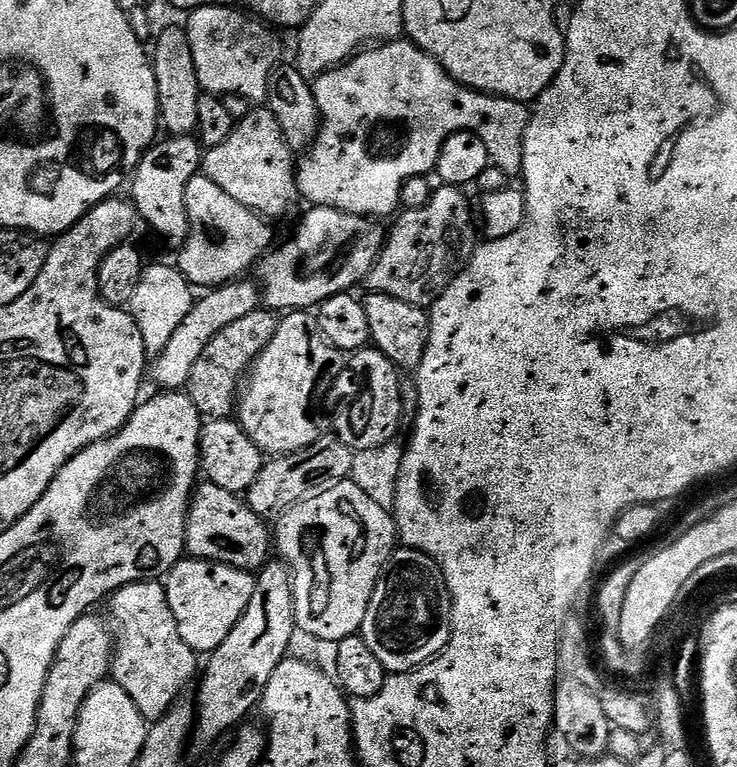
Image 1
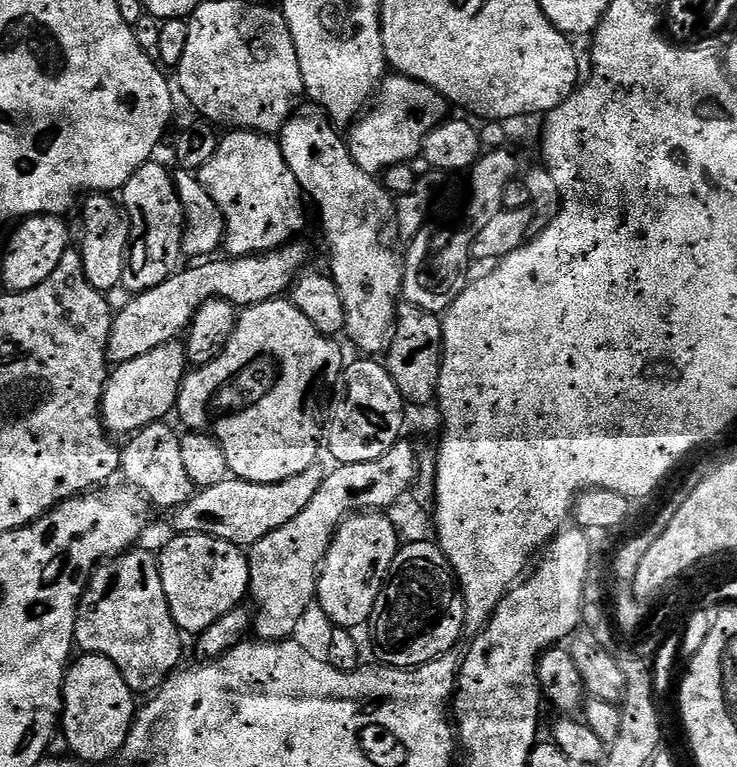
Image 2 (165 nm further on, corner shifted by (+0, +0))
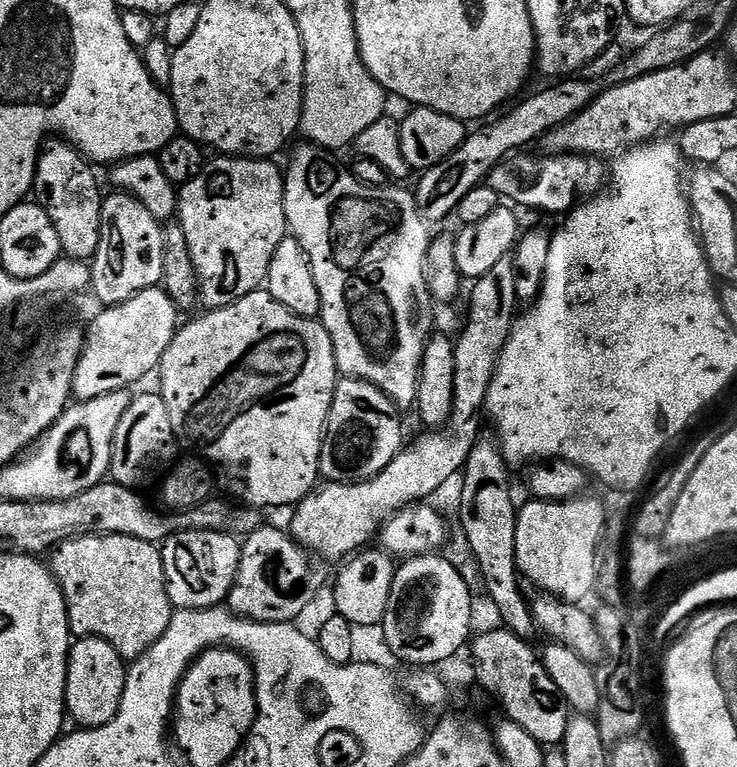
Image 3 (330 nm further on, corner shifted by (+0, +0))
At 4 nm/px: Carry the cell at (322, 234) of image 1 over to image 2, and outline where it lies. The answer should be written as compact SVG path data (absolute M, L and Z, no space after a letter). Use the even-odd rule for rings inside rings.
M293 242L285 244L283 248L275 248L273 252L262 252L258 256L216 259L197 263L200 264L197 268L188 268L185 272L177 271L161 285L133 295L126 307L115 313L108 342L109 357L116 364L124 364L142 354L150 354L150 350L158 346L173 343L179 337L176 335L180 331L181 335L191 325L196 311L207 300L228 300L245 309L251 304L283 297L307 265L304 263L308 260L308 252L300 242Z

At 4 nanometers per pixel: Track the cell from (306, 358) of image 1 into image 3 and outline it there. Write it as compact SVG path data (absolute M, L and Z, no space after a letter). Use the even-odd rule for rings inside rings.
M266 290L251 292L230 306L213 308L203 314L205 316L190 321L185 328L183 325L177 331L176 336L170 342L170 346L164 351L164 357L160 360L158 369L158 377L160 376L158 391L166 402L166 410L170 414L170 426L174 430L176 439L183 447L185 444L192 451L189 453L207 461L218 473L218 476L218 471L220 471L220 476L224 479L229 494L237 496L241 505L257 510L284 508L287 504L295 506L313 492L321 479L320 451L324 445L324 433L328 427L328 415L330 414L332 399L336 393L338 379L336 355L330 334L319 319L311 316L299 316L290 310L286 310L286 306L282 306L282 302L275 300Z

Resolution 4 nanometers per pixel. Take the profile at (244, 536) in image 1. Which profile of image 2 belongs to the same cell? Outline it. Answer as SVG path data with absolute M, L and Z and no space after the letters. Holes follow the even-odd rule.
M161 422L159 424L151 424L135 433L127 441L128 445L123 445L120 453L120 472L125 476L127 483L132 486L138 486L139 491L148 497L153 505L156 504L160 508L168 508L167 510L175 510L181 504L185 504L190 497L194 495L194 485L190 474L186 474L186 466L182 463L182 446L180 445L181 437L176 436L176 432L171 428L171 423Z

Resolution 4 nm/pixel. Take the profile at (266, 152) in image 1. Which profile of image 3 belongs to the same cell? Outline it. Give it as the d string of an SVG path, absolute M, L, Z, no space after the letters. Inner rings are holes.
M220 154L215 157L217 160L209 159L204 168L189 184L183 185L178 192L178 223L186 234L186 246L190 252L192 265L196 271L196 283L198 285L198 300L205 309L225 308L234 302L238 302L246 294L257 291L267 281L270 262L274 258L274 250L284 241L284 237L289 235L288 219L284 209L284 172L268 158L245 158L242 156L230 156Z

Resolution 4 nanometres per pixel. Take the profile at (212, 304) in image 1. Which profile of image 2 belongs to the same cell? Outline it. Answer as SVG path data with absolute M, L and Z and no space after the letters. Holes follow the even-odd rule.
M180 342L163 344L150 350L150 354L116 364L104 388L102 415L105 428L117 437L127 437L141 432L146 426L167 421L168 415L171 412L173 415L176 408L176 399L180 396L180 388L189 368L188 353L185 345Z

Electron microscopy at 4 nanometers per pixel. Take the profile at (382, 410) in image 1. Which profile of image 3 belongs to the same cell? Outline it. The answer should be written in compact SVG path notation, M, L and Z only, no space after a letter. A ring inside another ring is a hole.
M337 379L320 451L321 477L333 484L356 484L386 470L406 444L404 428L396 412L399 412L398 406L378 386L365 380Z

